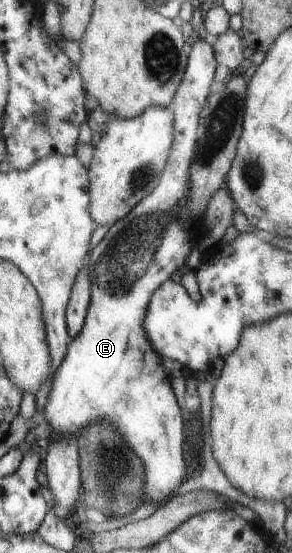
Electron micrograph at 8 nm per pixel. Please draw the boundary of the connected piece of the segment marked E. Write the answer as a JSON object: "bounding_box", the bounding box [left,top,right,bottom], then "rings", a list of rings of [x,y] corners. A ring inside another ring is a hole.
{"bounding_box":[42,38,215,504],"rings":[[[197,38],[190,48],[184,78],[181,84],[178,84],[177,92],[174,92],[171,101],[174,122],[173,144],[170,147],[161,179],[158,180],[157,187],[150,191],[150,194],[146,195],[140,203],[137,203],[128,215],[109,226],[103,238],[86,256],[88,259],[86,272],[88,272],[91,290],[88,310],[86,310],[80,332],[74,340],[69,340],[65,359],[60,362],[60,366],[52,375],[50,392],[42,408],[42,419],[46,420],[48,430],[50,430],[48,442],[52,442],[56,436],[77,436],[82,428],[86,428],[92,422],[108,422],[120,434],[120,438],[130,446],[130,450],[136,454],[137,458],[142,460],[144,476],[142,476],[140,500],[144,504],[166,502],[170,494],[186,481],[186,464],[184,464],[184,452],[182,452],[182,442],[184,442],[182,412],[178,408],[176,396],[172,394],[168,386],[168,380],[166,380],[168,372],[158,366],[160,358],[156,358],[154,348],[150,348],[150,342],[146,340],[142,320],[145,319],[146,308],[149,307],[153,292],[164,283],[174,268],[178,268],[184,262],[186,254],[192,251],[186,228],[194,228],[194,232],[200,232],[194,222],[178,220],[178,204],[182,204],[186,200],[186,192],[190,192],[189,174],[194,148],[197,147],[199,137],[200,117],[215,75],[215,65],[211,42]]]}

